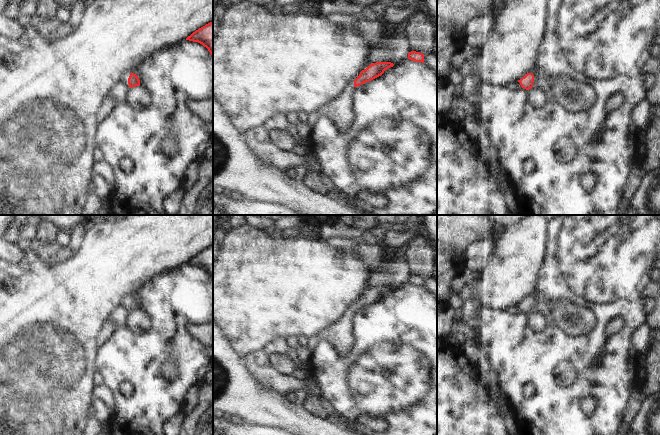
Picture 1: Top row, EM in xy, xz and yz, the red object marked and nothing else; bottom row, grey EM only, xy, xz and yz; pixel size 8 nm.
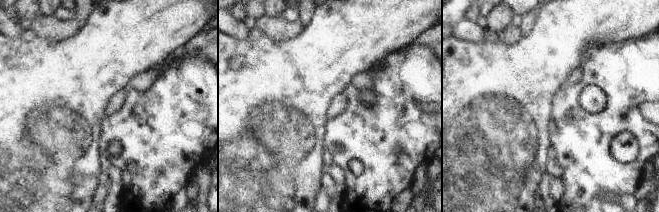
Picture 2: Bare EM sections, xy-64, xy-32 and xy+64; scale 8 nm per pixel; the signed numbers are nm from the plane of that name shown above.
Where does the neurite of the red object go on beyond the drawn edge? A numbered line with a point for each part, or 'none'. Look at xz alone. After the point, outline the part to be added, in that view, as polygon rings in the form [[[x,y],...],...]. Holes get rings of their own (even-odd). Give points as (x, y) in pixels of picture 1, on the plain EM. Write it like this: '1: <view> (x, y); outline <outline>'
1: xz (338, 334); outline [[[354,306],[347,308],[333,324],[321,330],[317,337],[328,341],[340,356],[346,356],[352,348],[352,317]]]

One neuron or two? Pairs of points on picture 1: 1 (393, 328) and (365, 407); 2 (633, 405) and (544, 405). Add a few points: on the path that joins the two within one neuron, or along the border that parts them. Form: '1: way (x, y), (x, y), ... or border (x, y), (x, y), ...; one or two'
1: way (405, 351), (405, 385), (389, 401); one
2: border (633, 389), (619, 424); two

